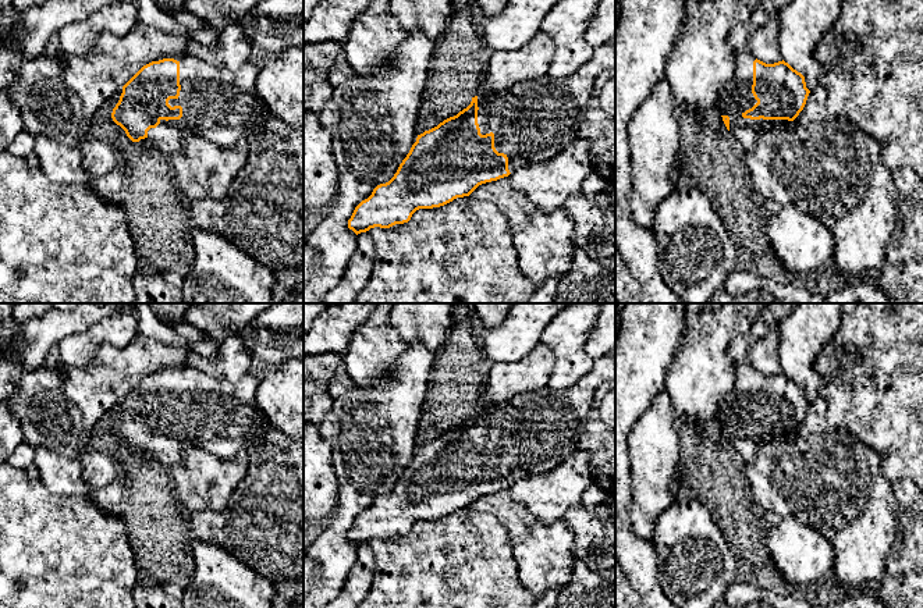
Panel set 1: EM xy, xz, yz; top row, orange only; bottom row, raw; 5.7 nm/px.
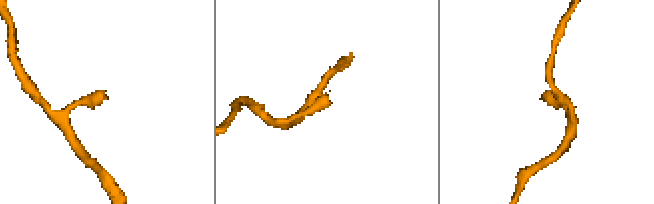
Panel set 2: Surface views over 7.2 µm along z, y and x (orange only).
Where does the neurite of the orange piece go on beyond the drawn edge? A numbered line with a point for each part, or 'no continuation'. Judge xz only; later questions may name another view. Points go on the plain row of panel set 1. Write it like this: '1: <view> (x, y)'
1: xz (532, 433)

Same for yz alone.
1: yz (735, 408)

